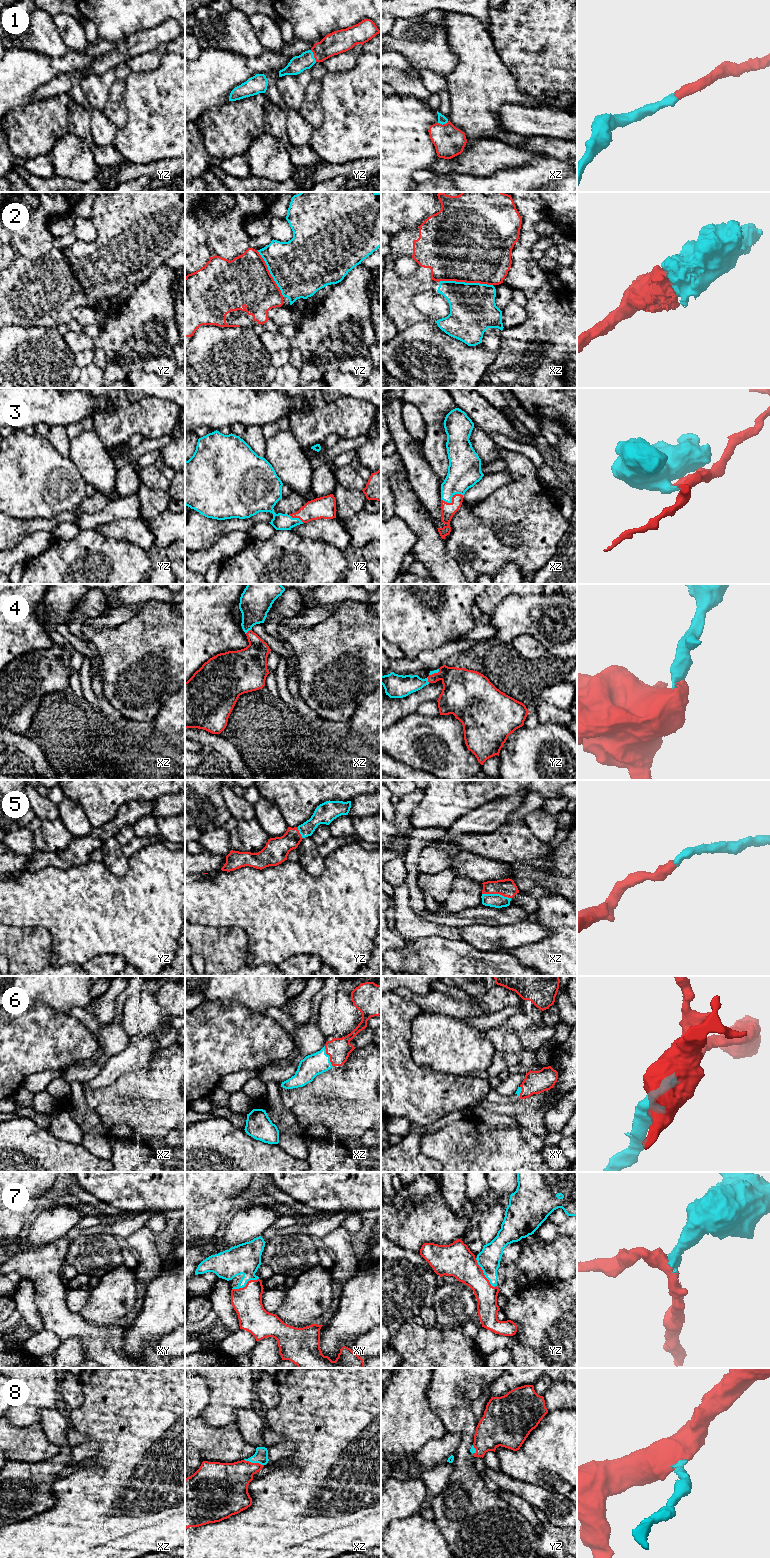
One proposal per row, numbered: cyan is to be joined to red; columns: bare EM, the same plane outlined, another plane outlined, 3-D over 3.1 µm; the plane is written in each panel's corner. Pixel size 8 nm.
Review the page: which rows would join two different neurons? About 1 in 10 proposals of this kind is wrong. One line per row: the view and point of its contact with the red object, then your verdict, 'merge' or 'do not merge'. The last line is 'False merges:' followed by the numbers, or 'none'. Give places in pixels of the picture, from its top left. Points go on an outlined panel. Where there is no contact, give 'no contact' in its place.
1: contact yz (314, 56); merge
2: contact xz (466, 282); merge
3: contact xz (452, 499); merge
4: contact yz (428, 680); merge
5: contact xz (497, 893); merge
6: contact xz (329, 1055); merge
7: contact yz (483, 1274); merge
8: contact xz (254, 1463); merge
False merges: none

